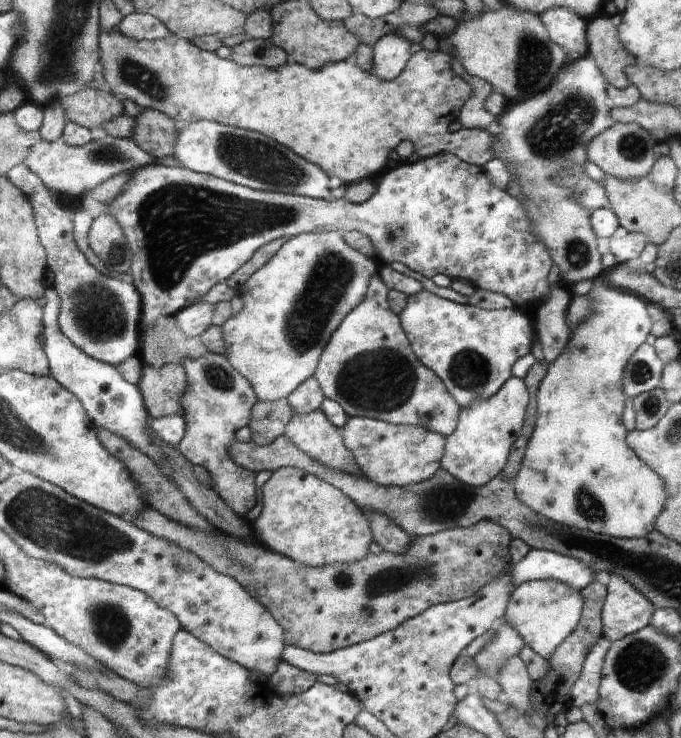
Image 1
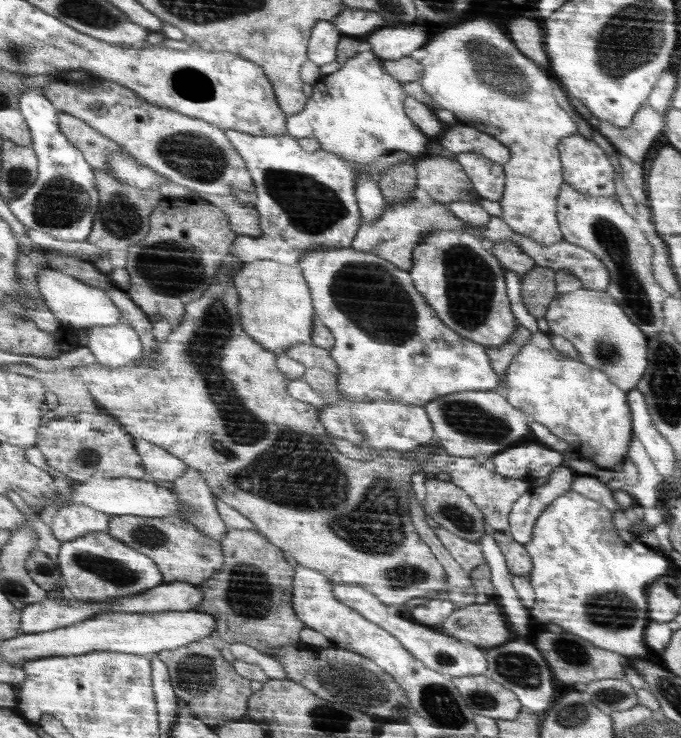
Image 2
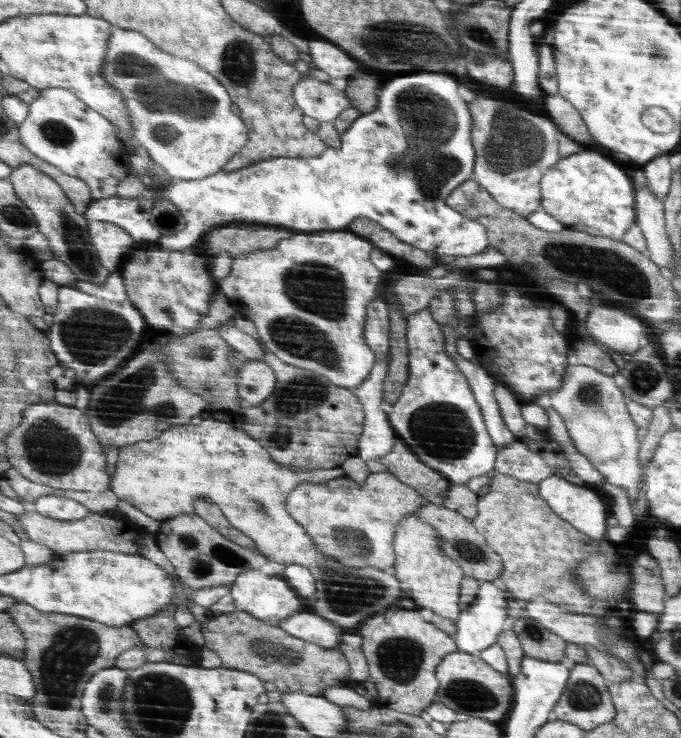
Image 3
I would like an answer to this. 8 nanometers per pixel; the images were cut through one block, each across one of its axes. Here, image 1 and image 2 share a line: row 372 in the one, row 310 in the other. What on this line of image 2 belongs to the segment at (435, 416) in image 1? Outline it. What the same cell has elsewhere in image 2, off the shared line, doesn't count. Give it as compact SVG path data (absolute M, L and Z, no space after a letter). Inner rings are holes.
M352 248L305 252L299 264L320 322L335 338L330 354L338 364L337 391L342 398L389 400L424 406L429 400L467 390L491 390L502 384L490 368L485 348L450 330L417 291L408 271L376 253Z

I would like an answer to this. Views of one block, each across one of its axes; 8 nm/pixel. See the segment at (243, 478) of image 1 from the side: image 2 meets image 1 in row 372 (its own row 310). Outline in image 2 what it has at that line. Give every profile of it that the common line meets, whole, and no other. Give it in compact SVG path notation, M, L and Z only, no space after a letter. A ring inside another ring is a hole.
M228 254L224 264L221 266L225 267L225 269L220 269L217 272L213 283L210 284L209 289L206 290L201 299L185 307L185 316L182 318L180 325L174 328L165 340L155 338L157 342L156 353L152 351L150 357L146 357L146 359L142 358L140 366L133 364L122 369L116 369L96 363L94 365L76 367L73 370L74 376L86 384L96 402L104 406L111 415L120 420L132 436L150 441L152 444L161 445L163 449L169 450L174 456L180 457L185 461L188 468L197 468L207 480L207 485L212 489L213 495L216 498L220 498L220 500L246 516L250 522L254 523L254 530L261 533L271 543L274 543L278 548L281 548L292 558L296 559L300 566L317 570L335 583L360 584L360 586L364 586L366 590L372 592L380 602L388 602L388 604L404 604L404 602L408 602L412 598L418 598L418 596L428 596L428 594L441 592L447 586L445 568L442 568L442 565L437 557L434 556L429 545L421 539L411 516L409 488L413 486L411 478L413 478L415 472L423 470L431 476L437 475L439 472L450 474L449 481L469 493L477 504L477 507L483 512L485 520L490 523L492 530L505 532L509 530L509 514L514 503L526 491L530 490L527 481L519 478L505 477L500 473L488 471L483 465L483 460L478 458L452 456L439 446L436 440L425 444L431 448L431 456L425 458L423 462L416 462L411 458L413 450L400 452L399 450L388 448L380 451L381 455L371 461L354 460L338 452L331 440L324 434L324 429L319 423L317 407L308 404L306 401L299 401L290 394L288 389L290 378L278 370L276 364L277 356L262 348L262 345L257 340L248 336L242 328L240 312L238 312L238 303L240 303L240 300L238 300L238 292L236 292L236 286L234 286L234 276L231 277L229 275L229 270L231 270L232 262L234 261L235 256Z

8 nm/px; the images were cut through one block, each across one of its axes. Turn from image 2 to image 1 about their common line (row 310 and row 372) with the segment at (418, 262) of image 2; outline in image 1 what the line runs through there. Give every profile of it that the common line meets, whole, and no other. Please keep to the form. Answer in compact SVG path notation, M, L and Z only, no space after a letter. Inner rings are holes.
M425 289L408 297L407 300L407 306L399 317L402 329L412 342L413 352L422 365L441 378L442 384L462 410L472 408L474 404L478 404L478 400L488 400L490 396L496 395L513 378L513 365L522 359L522 356L528 355L528 348L532 348L534 332L530 320L524 314L516 312L514 307L512 310L482 309L473 305L454 303Z

